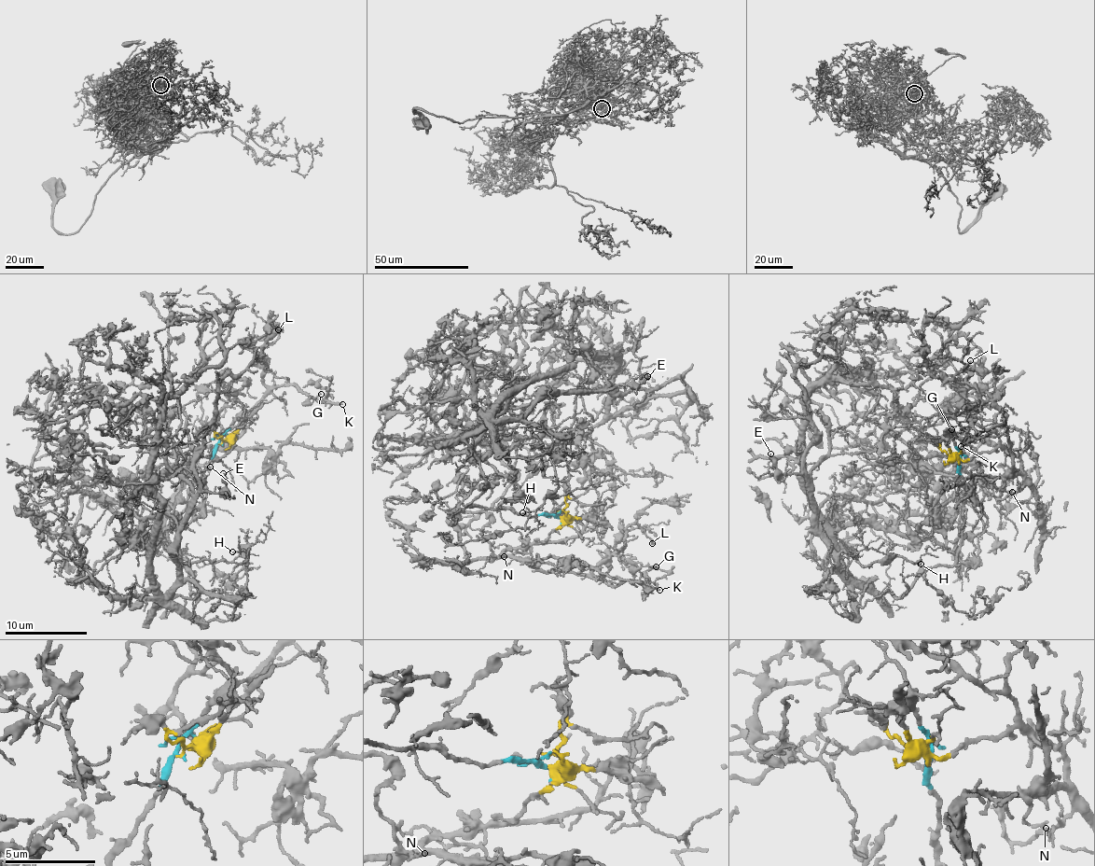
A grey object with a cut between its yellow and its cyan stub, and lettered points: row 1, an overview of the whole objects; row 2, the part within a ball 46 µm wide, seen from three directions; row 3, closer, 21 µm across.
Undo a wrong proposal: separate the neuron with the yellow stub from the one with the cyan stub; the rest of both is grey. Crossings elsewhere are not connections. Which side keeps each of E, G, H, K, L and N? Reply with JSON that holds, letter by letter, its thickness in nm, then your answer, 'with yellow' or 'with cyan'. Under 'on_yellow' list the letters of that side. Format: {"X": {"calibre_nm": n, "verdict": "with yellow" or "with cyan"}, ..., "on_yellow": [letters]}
{"E": {"calibre_nm": 240, "verdict": "with cyan"}, "G": {"calibre_nm": 90, "verdict": "with yellow"}, "H": {"calibre_nm": 150, "verdict": "with cyan"}, "K": {"calibre_nm": 200, "verdict": "with yellow"}, "L": {"calibre_nm": 100, "verdict": "with yellow"}, "N": {"calibre_nm": 120, "verdict": "with yellow"}, "on_yellow": ["G", "K", "L", "N"]}

